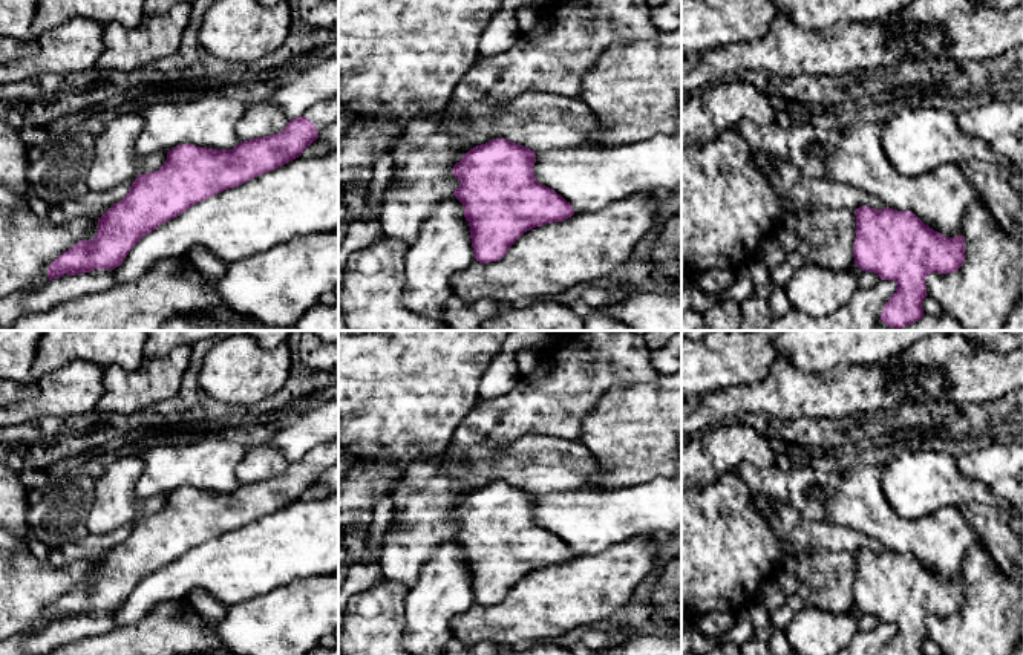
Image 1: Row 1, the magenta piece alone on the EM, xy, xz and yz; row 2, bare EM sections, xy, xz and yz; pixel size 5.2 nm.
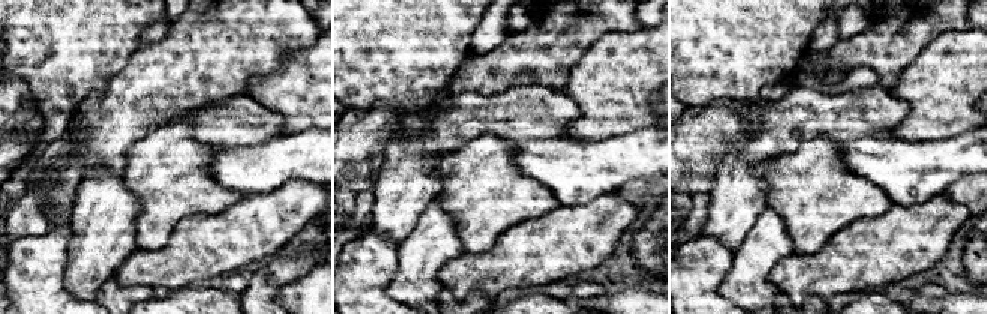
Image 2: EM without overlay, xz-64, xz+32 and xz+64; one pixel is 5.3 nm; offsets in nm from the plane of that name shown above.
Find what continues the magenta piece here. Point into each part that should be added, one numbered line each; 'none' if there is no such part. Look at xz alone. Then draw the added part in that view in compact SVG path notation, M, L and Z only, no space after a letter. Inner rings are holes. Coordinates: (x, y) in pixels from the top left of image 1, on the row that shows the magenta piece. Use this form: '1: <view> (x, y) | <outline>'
none

